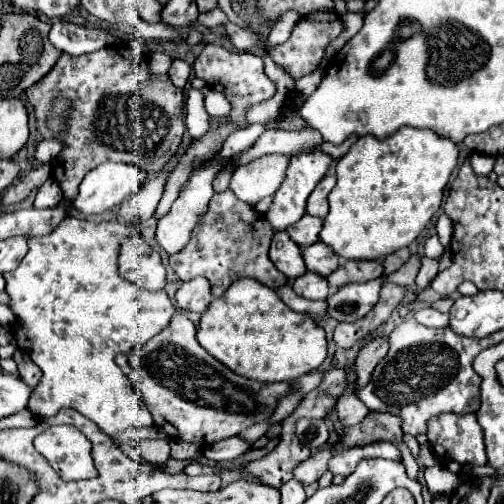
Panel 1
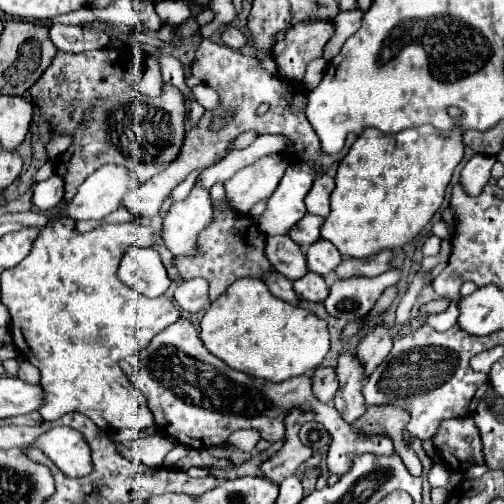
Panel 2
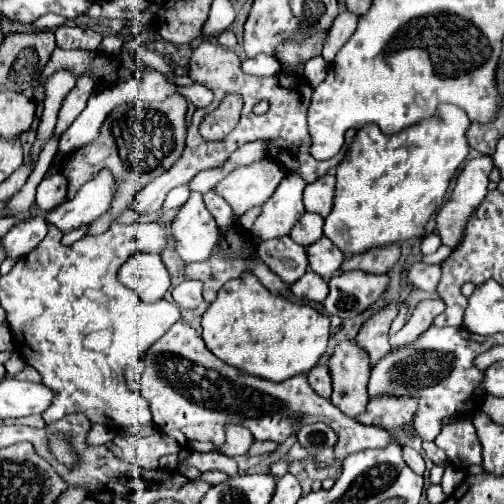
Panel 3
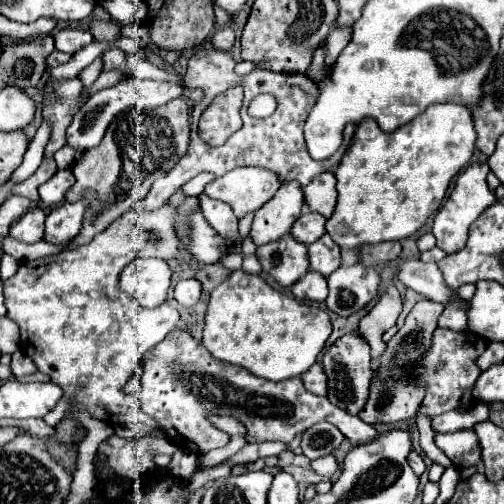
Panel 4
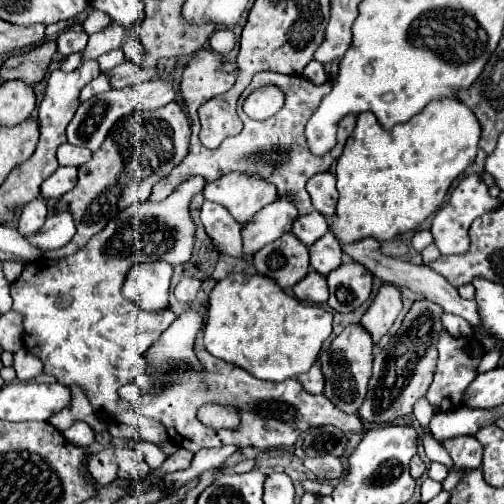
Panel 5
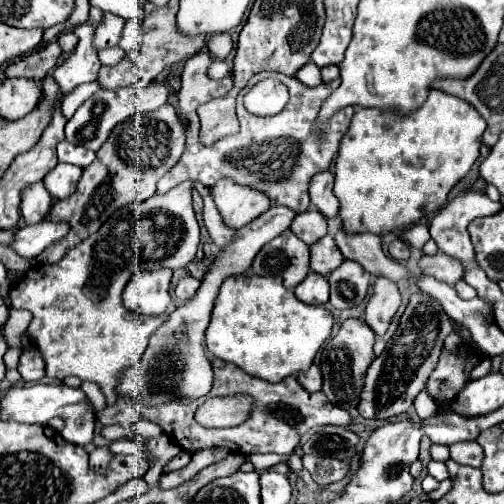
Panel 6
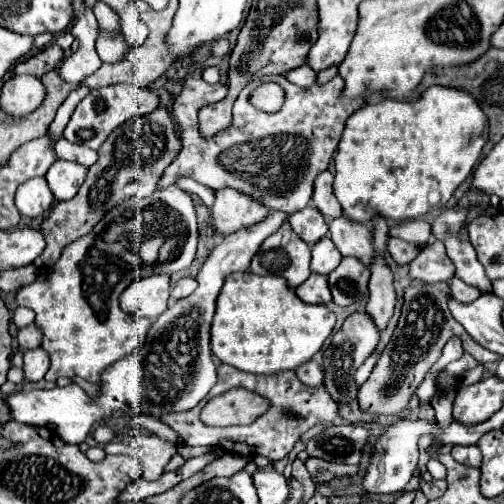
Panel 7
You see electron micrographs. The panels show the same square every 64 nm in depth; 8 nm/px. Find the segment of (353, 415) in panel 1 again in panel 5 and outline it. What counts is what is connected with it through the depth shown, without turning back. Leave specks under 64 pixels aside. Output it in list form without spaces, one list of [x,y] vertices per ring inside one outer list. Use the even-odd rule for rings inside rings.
[[[348,324],[326,350],[320,352],[320,368],[326,380],[324,394],[326,398],[340,410],[356,414],[360,404],[364,402],[364,392],[368,388],[370,372],[372,372],[372,336],[360,324]]]

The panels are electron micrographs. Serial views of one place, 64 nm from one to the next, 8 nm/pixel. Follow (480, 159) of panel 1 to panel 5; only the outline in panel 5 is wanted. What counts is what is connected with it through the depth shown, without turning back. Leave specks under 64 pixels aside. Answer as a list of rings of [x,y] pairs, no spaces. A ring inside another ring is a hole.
[[[476,174],[464,178],[458,188],[452,192],[448,204],[444,204],[434,220],[432,220],[432,236],[434,236],[434,244],[438,246],[438,250],[442,254],[466,254],[468,248],[470,248],[470,238],[468,238],[468,228],[472,224],[474,218],[486,214],[486,212],[492,212],[500,206],[500,200],[494,200],[490,198],[488,194],[488,186],[480,182],[480,178]]]

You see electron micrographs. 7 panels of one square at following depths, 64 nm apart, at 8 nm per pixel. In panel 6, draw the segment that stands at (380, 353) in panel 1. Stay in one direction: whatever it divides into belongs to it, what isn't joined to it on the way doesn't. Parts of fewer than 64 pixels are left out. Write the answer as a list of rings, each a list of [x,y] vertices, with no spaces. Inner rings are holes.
[[[384,276],[374,278],[374,294],[366,304],[366,324],[376,332],[376,336],[384,336],[390,326],[392,316],[400,306],[400,292],[392,280]]]

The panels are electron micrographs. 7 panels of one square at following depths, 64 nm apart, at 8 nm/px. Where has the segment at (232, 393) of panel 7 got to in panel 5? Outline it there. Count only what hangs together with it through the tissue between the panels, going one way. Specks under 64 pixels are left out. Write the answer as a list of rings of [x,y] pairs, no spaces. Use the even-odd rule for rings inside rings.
[[[204,404],[198,410],[198,420],[212,428],[236,428],[240,424],[240,410],[222,404]]]

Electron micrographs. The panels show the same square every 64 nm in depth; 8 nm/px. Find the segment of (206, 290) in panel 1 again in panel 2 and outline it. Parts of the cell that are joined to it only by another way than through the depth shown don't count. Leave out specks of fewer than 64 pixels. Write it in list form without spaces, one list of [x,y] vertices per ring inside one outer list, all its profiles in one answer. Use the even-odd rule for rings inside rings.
[[[192,278],[182,282],[176,292],[174,300],[182,310],[198,312],[200,308],[208,306],[208,282],[204,278]]]

